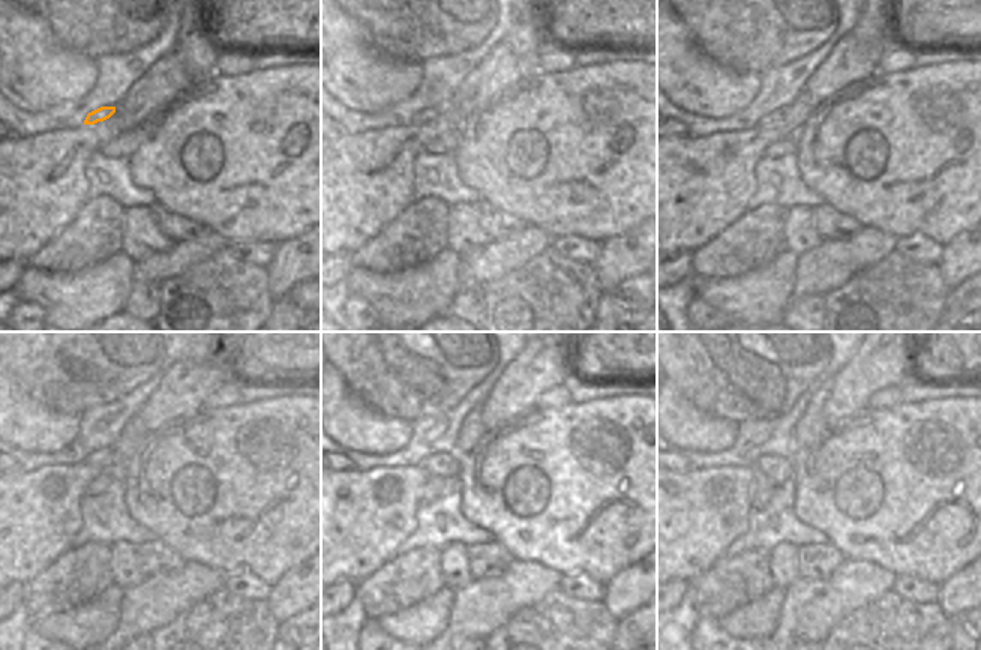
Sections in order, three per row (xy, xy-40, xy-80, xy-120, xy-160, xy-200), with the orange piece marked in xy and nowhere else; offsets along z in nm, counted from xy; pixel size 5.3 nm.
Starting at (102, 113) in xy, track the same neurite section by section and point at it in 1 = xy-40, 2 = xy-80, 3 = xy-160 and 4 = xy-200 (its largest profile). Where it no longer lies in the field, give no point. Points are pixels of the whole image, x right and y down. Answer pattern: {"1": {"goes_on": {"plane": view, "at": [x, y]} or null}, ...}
{"1": {"goes_on": {"plane": "xy-40", "at": [426, 116]}}, "2": {"goes_on": {"plane": "xy-80", "at": [776, 117]}}, "3": {"goes_on": {"plane": "xy-160", "at": [441, 464]}}, "4": {"goes_on": {"plane": "xy-200", "at": [776, 470]}}}

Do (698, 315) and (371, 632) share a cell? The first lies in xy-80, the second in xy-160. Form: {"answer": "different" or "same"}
{"answer": "same"}

